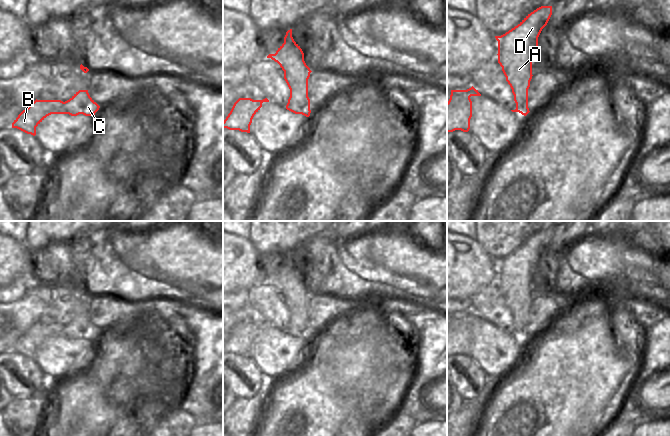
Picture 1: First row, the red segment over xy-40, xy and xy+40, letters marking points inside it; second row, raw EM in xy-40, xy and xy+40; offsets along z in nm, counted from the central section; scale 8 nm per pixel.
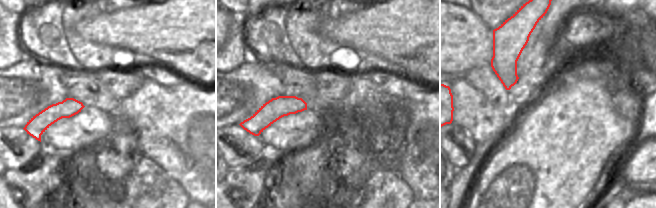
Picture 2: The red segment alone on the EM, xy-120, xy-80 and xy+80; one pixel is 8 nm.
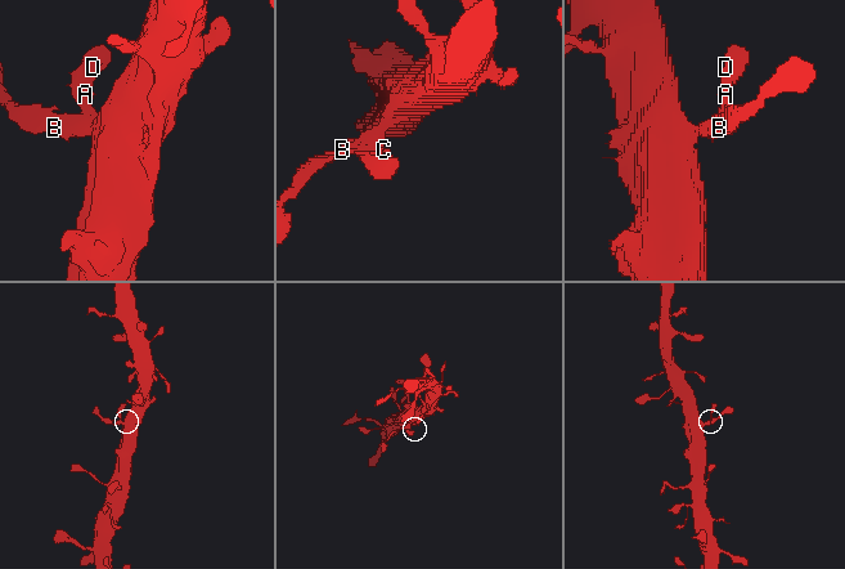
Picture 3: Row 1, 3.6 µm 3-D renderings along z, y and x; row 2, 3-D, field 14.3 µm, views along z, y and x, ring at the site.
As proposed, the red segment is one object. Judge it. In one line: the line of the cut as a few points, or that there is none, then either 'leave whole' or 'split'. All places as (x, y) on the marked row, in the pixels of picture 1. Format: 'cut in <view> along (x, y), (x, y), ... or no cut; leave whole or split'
no cut; leave whole

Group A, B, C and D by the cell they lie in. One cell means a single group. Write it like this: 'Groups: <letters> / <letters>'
Groups: A B C D

